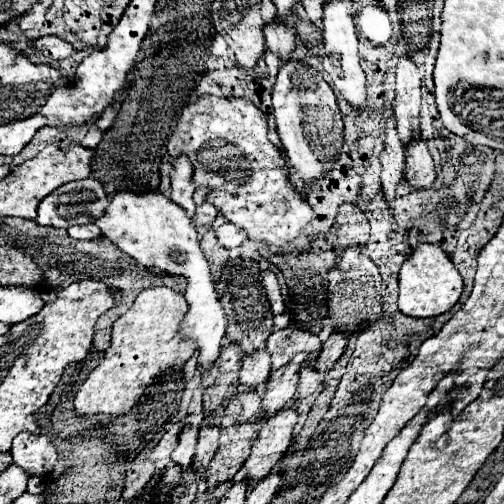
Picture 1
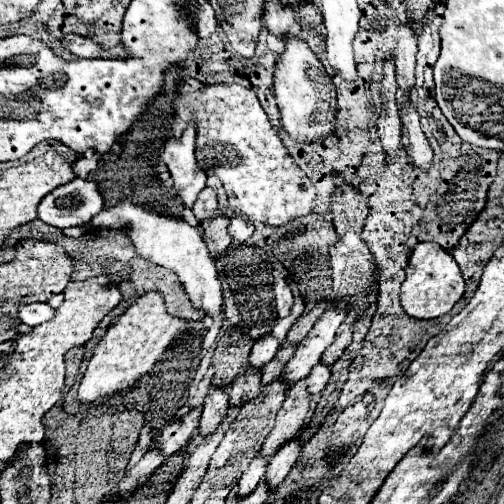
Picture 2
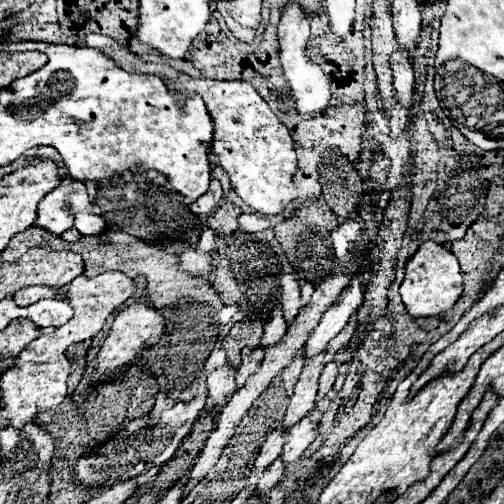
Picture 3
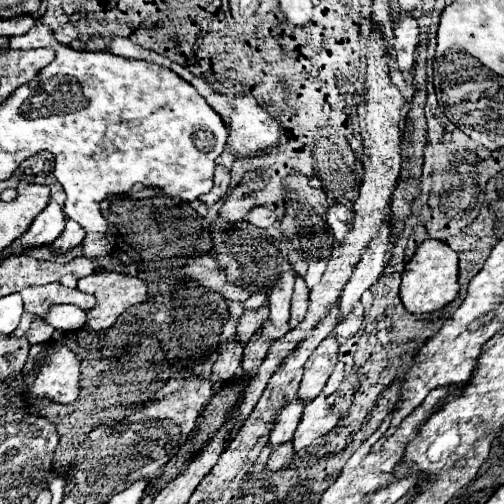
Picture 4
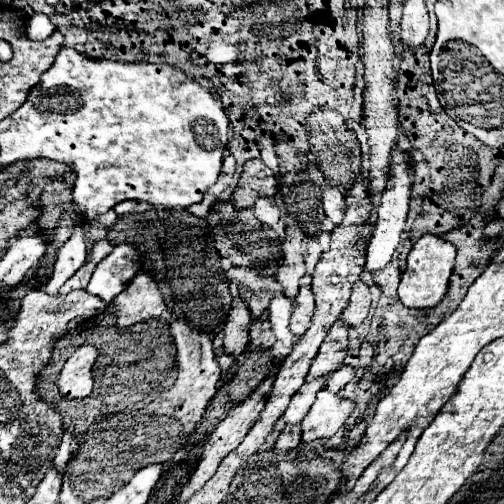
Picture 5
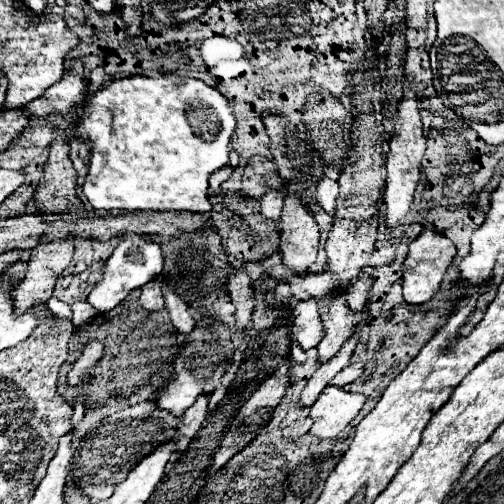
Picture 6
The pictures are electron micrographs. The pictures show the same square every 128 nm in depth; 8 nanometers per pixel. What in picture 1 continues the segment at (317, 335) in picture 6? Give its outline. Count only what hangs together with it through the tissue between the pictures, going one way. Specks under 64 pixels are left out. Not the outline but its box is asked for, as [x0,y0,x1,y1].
[262,270,284,314]

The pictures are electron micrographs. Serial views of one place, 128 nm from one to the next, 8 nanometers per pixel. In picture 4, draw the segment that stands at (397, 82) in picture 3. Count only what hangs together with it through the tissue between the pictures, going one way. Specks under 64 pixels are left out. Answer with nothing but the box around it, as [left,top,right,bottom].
[394,14,418,74]

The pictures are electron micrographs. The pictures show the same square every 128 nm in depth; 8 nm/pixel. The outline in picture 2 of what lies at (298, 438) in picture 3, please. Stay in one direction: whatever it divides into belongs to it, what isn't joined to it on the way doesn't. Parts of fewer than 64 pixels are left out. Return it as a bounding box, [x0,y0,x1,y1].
[264,438,300,492]

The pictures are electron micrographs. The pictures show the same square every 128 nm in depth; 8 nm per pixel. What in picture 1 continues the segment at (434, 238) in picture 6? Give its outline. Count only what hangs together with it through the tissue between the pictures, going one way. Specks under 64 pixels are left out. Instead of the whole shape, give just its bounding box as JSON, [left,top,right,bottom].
[398,244,462,318]

